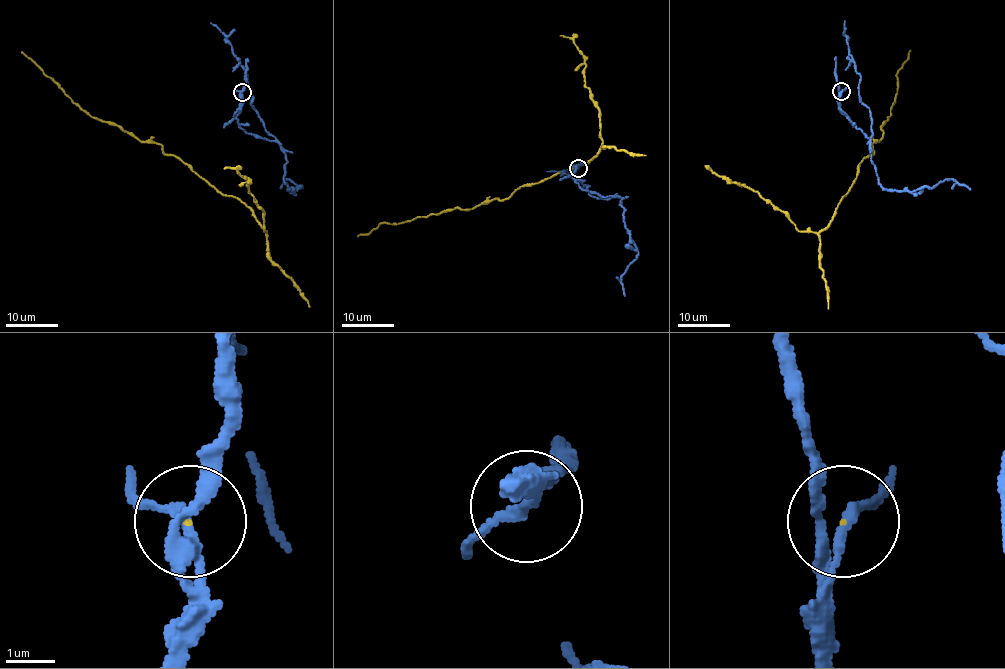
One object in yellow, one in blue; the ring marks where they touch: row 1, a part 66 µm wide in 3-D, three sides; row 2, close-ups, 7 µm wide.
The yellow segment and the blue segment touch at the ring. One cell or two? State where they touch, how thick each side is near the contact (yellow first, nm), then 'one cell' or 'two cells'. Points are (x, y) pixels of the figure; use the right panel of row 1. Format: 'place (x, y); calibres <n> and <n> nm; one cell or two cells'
place (841, 91); calibres 40 and 200 nm; two cells

